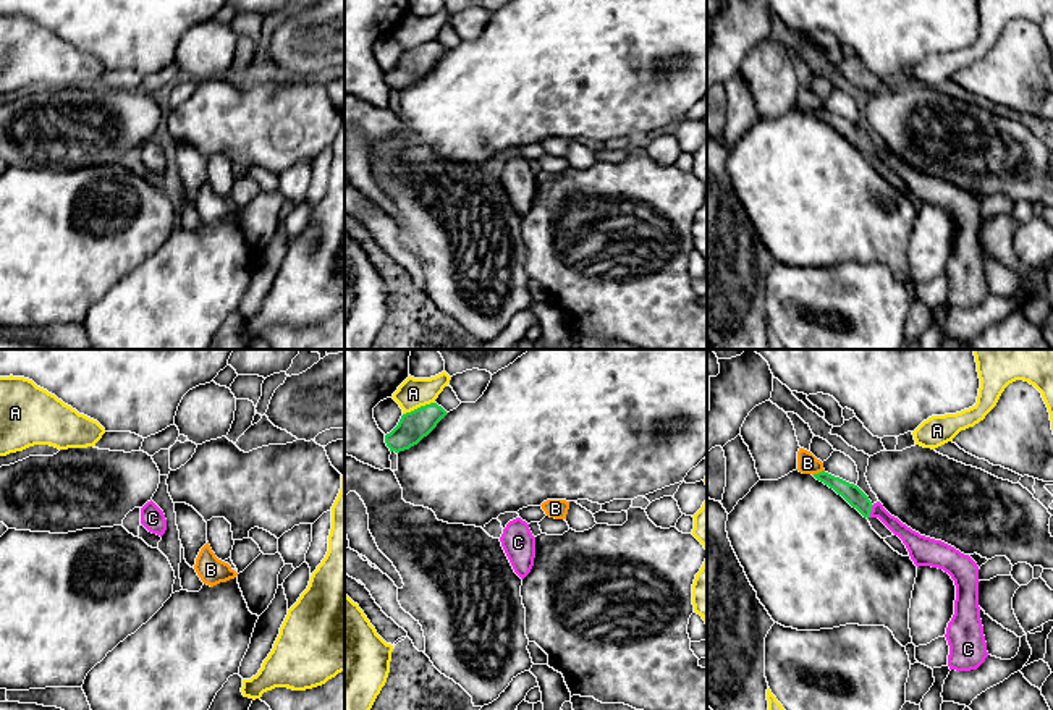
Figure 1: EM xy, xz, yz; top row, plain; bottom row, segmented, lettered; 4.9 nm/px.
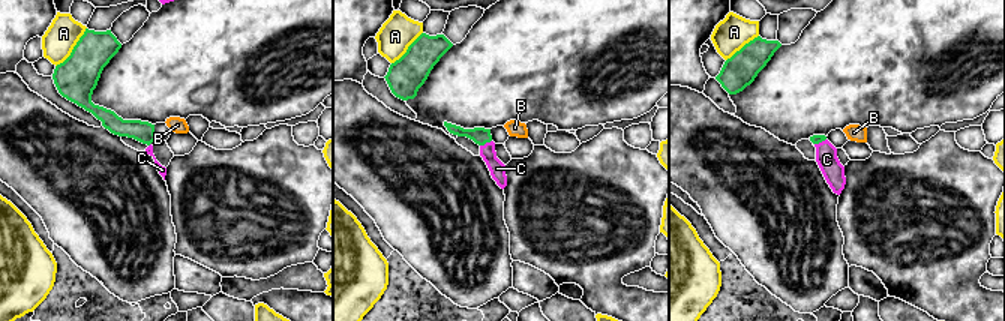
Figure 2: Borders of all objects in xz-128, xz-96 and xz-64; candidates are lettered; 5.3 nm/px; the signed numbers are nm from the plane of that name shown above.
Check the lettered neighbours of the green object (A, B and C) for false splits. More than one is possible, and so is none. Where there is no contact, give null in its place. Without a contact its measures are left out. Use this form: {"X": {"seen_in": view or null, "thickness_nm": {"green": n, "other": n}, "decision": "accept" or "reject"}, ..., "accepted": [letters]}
{"A": {"seen_in": "xz", "thickness_nm": {"green": 150, "other": 150}, "decision": "reject"}, "B": {"seen_in": "yz", "thickness_nm": {"green": 90, "other": 100}, "decision": "reject"}, "C": {"seen_in": "yz", "thickness_nm": {"green": 90, "other": 90}, "decision": "accept"}, "accepted": ["C"]}

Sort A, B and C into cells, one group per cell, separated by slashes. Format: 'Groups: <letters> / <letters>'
Groups: A / B / C

